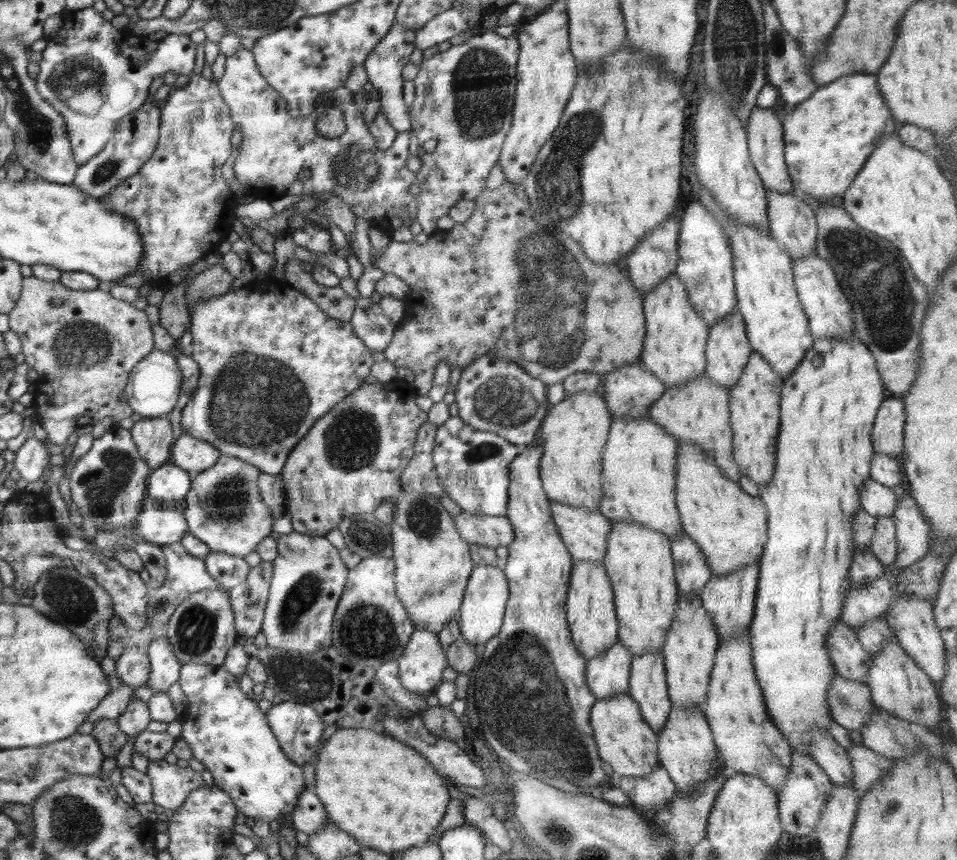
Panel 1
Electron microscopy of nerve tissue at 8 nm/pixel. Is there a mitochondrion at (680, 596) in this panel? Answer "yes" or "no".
no

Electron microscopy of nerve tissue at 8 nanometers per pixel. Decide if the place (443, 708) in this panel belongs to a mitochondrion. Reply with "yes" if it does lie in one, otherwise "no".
no

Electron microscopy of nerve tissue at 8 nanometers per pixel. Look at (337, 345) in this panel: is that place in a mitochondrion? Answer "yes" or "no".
no

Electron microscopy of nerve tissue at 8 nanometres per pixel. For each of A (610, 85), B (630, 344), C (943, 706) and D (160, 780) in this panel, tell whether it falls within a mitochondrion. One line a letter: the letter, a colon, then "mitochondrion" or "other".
A: other
B: other
C: other
D: other

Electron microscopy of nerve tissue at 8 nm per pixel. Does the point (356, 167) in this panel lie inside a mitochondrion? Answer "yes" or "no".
yes

